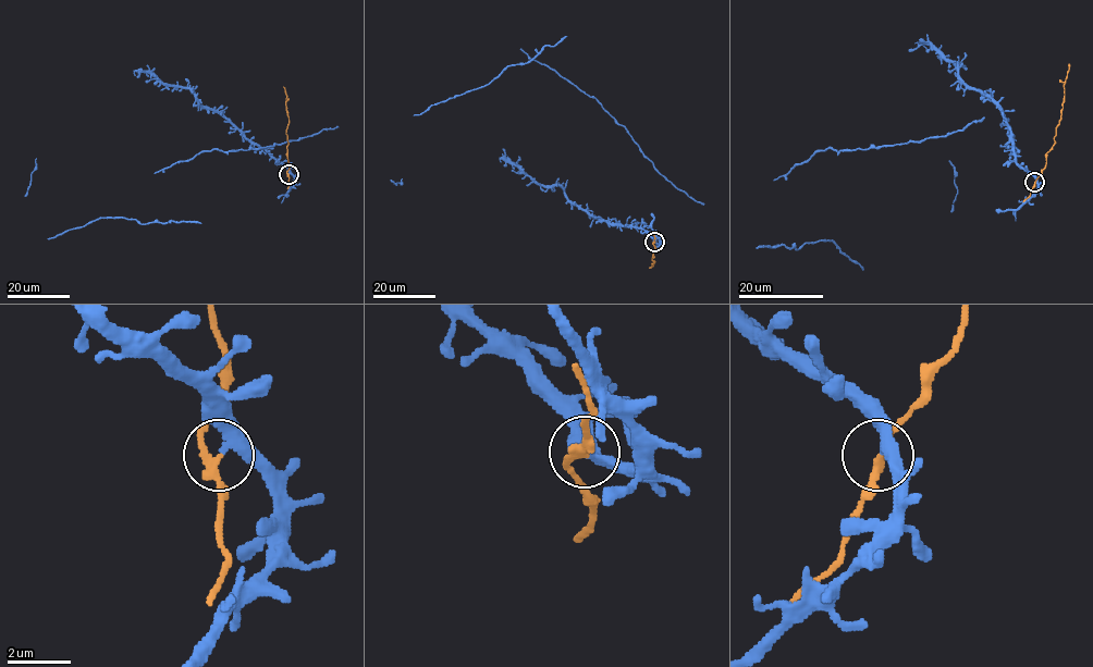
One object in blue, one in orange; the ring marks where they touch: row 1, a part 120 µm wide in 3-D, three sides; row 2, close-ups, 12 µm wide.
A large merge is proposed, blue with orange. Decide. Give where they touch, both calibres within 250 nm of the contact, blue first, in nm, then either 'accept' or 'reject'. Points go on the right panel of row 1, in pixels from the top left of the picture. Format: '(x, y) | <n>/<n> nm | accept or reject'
(1034, 182) | 280/220 nm | reject

